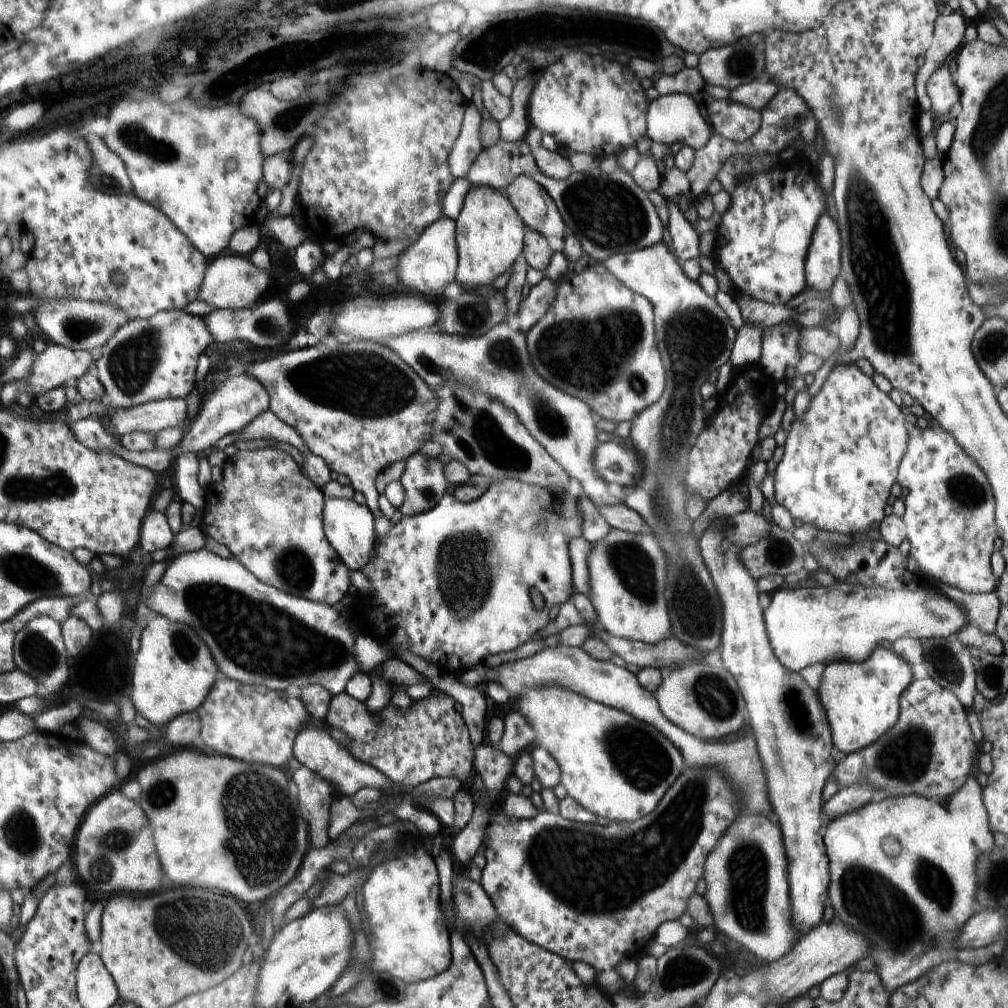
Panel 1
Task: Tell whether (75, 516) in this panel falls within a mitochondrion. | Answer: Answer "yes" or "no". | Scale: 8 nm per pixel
no

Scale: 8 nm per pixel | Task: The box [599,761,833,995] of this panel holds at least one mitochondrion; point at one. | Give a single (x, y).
(747, 867)

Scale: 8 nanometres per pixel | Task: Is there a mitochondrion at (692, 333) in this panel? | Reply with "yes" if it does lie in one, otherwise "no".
yes

